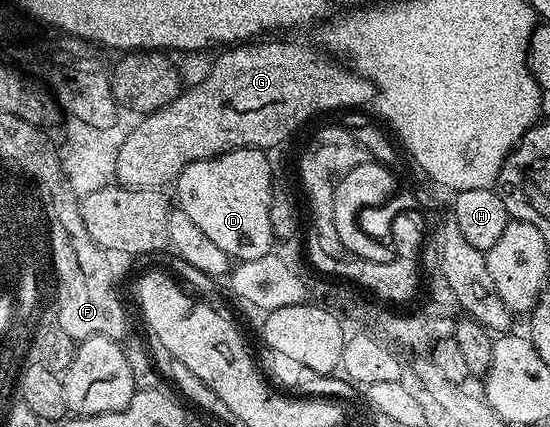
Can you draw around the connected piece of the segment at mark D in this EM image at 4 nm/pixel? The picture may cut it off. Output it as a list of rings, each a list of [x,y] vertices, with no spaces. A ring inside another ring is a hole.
[[[235,149],[190,163],[174,182],[181,211],[190,215],[195,225],[237,262],[262,259],[274,249],[270,225],[274,180],[268,157],[262,149]]]

